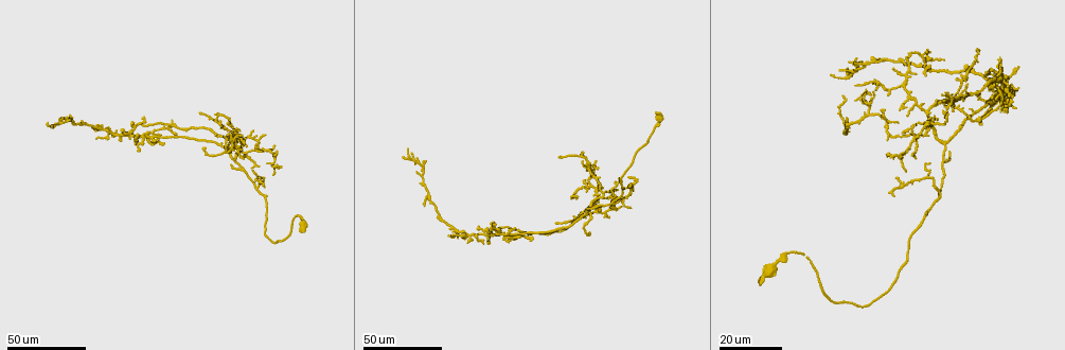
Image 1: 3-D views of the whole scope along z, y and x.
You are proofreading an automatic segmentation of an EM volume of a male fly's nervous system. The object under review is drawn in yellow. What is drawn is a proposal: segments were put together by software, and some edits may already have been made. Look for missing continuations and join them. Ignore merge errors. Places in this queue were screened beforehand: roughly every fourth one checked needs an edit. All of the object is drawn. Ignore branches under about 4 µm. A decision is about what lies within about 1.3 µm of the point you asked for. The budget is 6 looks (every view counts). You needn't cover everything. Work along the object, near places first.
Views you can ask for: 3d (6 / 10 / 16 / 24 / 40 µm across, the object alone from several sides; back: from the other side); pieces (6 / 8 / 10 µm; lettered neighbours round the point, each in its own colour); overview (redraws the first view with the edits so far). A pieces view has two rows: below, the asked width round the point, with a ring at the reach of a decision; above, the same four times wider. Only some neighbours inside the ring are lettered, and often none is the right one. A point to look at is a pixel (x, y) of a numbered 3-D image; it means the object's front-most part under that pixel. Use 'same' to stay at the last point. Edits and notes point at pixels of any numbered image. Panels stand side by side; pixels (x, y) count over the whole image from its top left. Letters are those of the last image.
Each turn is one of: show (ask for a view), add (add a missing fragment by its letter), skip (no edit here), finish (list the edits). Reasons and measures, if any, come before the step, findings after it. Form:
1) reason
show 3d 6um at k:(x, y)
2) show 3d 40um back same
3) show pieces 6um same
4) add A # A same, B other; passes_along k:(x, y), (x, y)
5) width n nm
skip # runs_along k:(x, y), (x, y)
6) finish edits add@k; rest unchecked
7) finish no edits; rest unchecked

branch stops here
show 3d 40um at 1:(1017, 90)

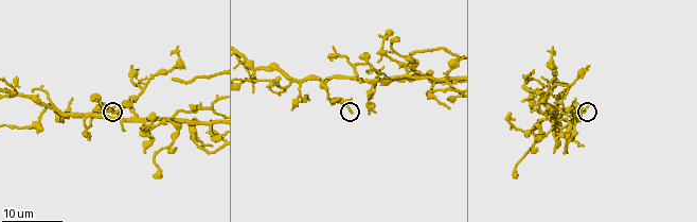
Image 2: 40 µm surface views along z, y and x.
see the neighbours
show pieces 10um at 2:(114, 107)

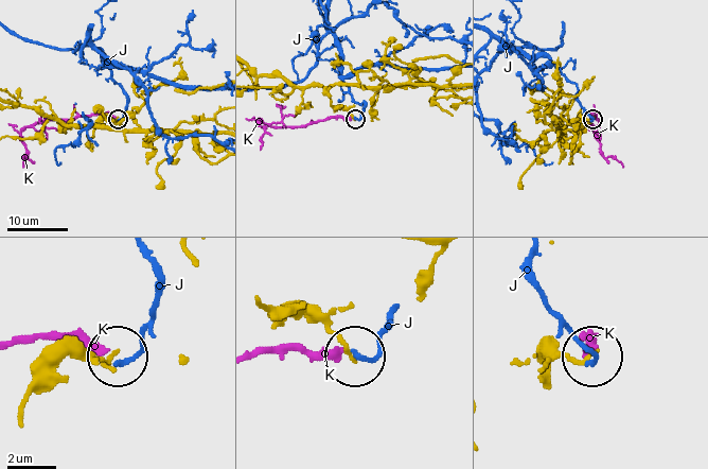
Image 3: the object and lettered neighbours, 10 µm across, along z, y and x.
skip # J other, K other; none of them fits

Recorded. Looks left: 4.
show 3d 24um at 2:(328, 55)

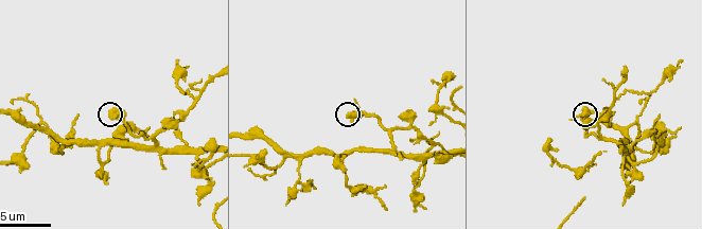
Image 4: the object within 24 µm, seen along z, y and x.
show 3d 10um at 4:(346, 116)

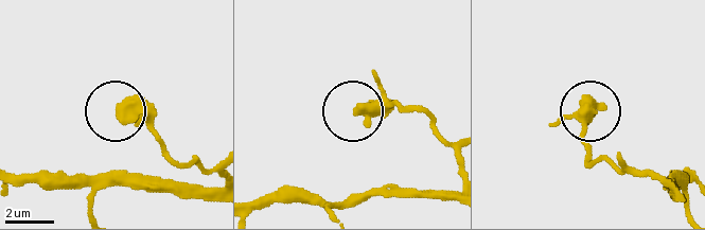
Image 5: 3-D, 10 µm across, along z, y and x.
show pieces 6um at 5:(120, 104)

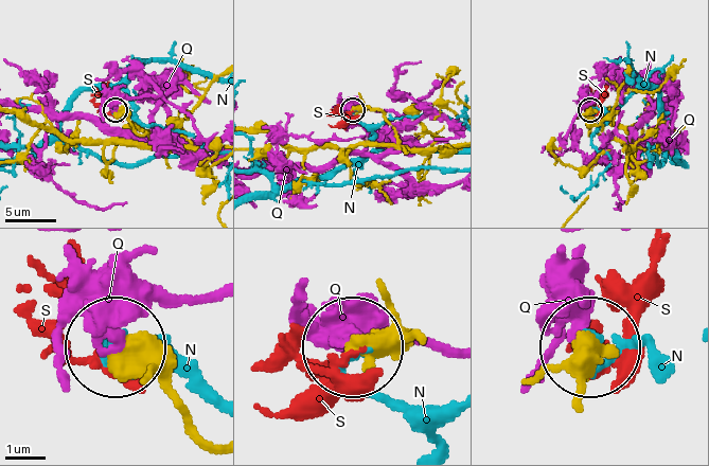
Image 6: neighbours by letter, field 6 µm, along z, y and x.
skip # N other, Q other, S other; runs_along 6:(208, 441), (120, 346); no lettered fragment goes on from it

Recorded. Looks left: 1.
finish no edits; rest unchecked

